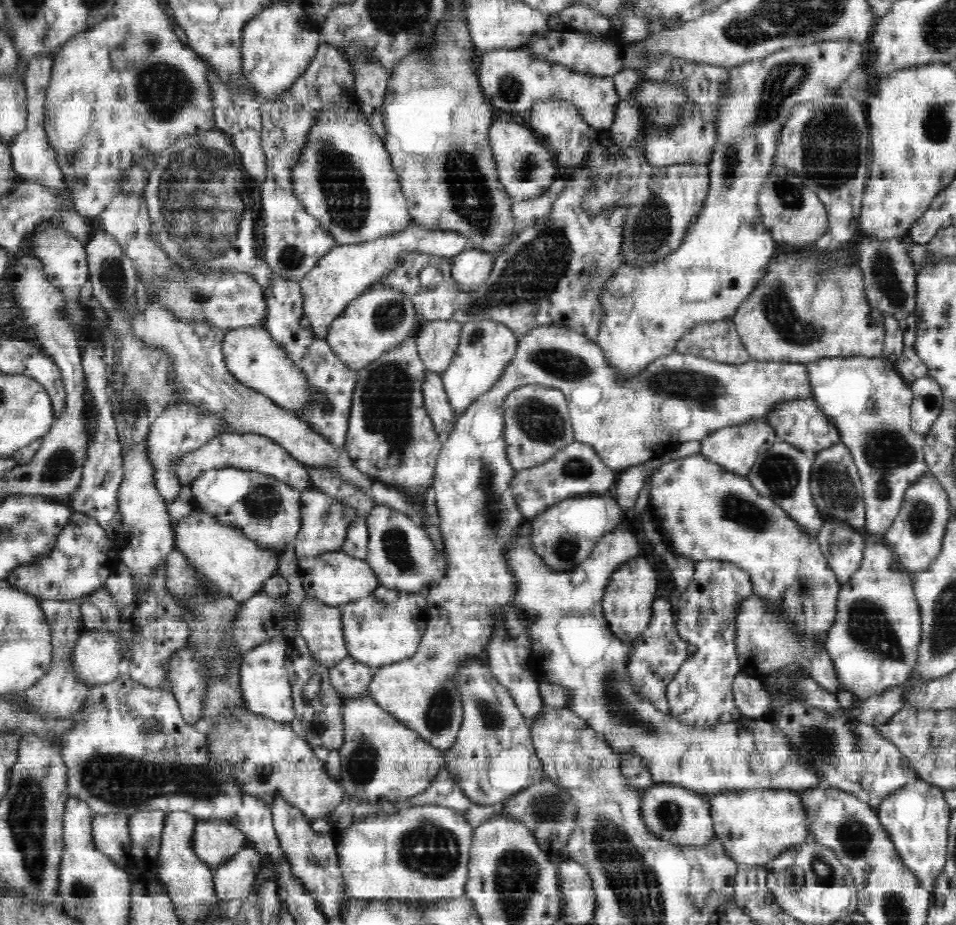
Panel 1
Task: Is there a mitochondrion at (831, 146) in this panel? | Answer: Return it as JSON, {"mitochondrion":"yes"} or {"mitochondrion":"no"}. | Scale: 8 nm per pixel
{"mitochondrion":"yes"}

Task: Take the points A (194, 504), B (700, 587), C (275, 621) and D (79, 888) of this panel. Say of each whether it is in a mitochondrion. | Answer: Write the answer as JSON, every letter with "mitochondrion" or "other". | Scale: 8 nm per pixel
{"A":"other","B":"other","C":"other","D":"mitochondrion"}

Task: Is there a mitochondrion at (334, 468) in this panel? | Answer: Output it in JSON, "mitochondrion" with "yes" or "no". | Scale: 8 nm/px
{"mitochondrion":"no"}

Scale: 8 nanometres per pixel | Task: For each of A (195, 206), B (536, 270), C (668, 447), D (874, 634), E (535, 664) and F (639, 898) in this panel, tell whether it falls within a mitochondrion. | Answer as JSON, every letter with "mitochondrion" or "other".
{"A":"mitochondrion","B":"mitochondrion","C":"other","D":"mitochondrion","E":"other","F":"mitochondrion"}

